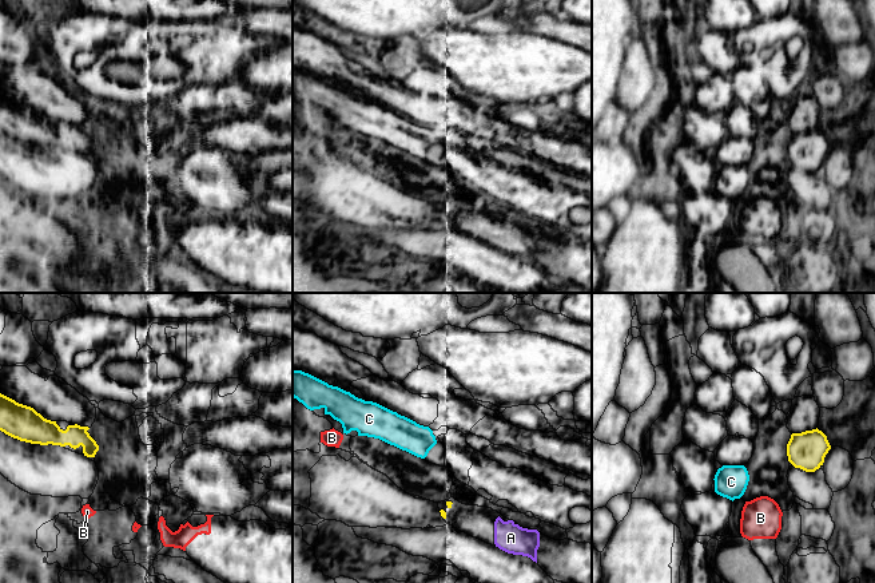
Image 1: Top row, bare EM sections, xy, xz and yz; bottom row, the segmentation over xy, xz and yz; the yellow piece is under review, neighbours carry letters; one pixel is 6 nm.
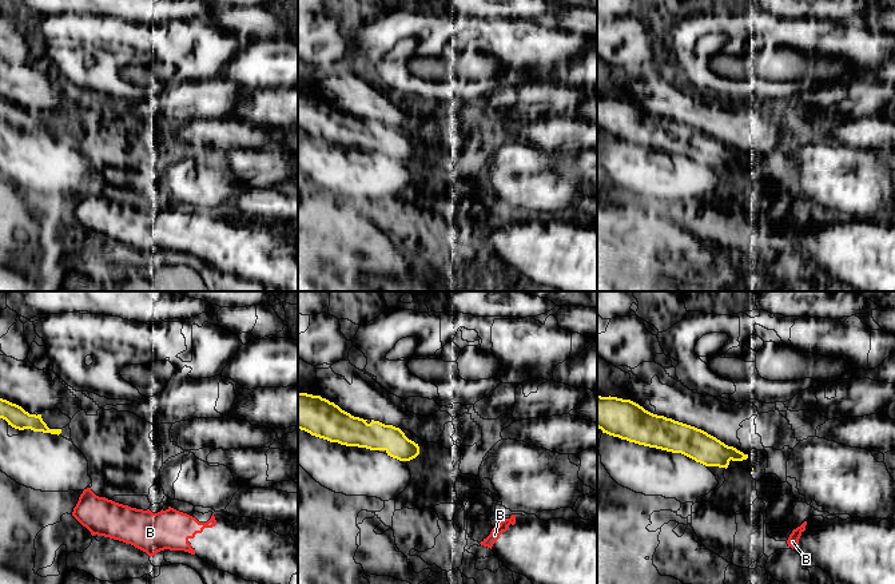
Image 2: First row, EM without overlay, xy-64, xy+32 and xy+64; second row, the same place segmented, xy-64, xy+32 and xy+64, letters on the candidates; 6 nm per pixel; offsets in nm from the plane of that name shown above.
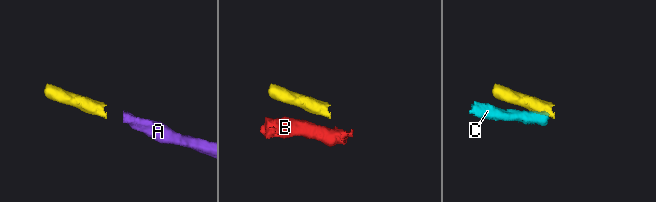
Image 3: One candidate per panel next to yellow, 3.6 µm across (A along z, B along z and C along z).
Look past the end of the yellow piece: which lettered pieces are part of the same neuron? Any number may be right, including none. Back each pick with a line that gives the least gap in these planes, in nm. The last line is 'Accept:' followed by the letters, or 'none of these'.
A: 280 nm
Accept: A

